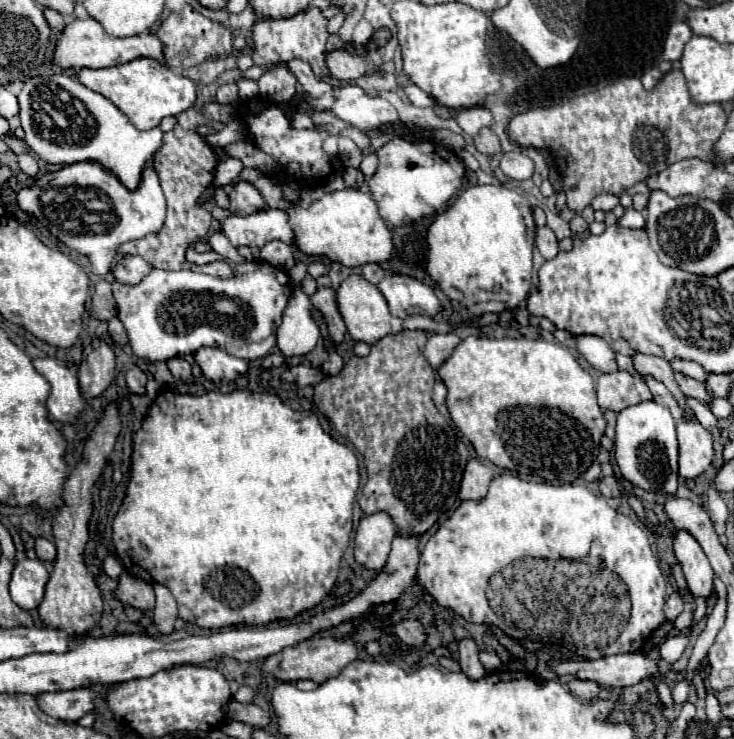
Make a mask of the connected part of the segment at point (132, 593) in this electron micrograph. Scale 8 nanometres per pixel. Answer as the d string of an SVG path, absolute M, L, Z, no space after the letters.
M124 570L116 588L117 598L124 604L138 610L154 608L154 590L152 584L132 576Z

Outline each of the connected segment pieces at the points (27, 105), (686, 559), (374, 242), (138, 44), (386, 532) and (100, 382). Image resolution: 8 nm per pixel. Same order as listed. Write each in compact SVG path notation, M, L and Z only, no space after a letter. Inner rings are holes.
M42 74L24 82L18 104L22 128L26 132L24 142L38 158L50 164L76 164L84 160L100 162L130 190L138 186L146 160L150 160L162 146L164 132L160 128L148 132L138 130L108 98L92 92L66 74Z
M676 530L674 532L674 554L676 560L686 576L688 588L694 596L704 596L708 598L712 592L712 578L714 572L710 568L710 562L696 542L696 538L686 532L686 530Z
M304 188L300 202L288 210L296 232L296 246L310 256L324 256L344 266L364 266L392 258L392 230L382 220L378 204L370 192L344 188L338 192L318 192Z
M86 18L86 20L72 20L70 24L64 26L64 30L60 32L60 38L56 40L54 50L48 54L48 64L54 64L62 70L108 68L108 66L118 66L118 64L130 62L130 60L140 58L140 56L154 58L154 60L162 62L164 60L162 42L150 32L142 32L142 34L130 36L130 38L110 38L104 34L102 26L94 18Z
M380 512L364 516L356 532L356 546L354 546L356 562L362 564L362 568L366 570L382 570L388 560L394 536L396 530L388 514Z
M98 338L91 345L94 348L86 352L78 369L80 388L84 398L88 400L100 396L110 386L116 374L116 356L112 348Z

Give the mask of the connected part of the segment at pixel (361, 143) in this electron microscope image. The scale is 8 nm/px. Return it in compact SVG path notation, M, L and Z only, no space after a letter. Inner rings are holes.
M352 127L347 129L346 135L349 136L360 149L364 149L371 143L370 138L365 133L360 130L354 130Z

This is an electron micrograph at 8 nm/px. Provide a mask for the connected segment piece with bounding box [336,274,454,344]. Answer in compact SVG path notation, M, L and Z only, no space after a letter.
M352 274L348 276L340 288L336 290L338 296L338 306L340 306L340 314L344 314L344 322L348 326L348 334L352 336L352 340L362 340L368 344L378 342L380 338L388 336L388 334L396 334L401 330L426 330L426 332L450 332L450 328L454 328L452 324L438 324L434 318L426 318L426 316L408 316L408 318L394 318L388 310L386 298L382 296L382 292L378 290L376 284L368 282L364 276Z

